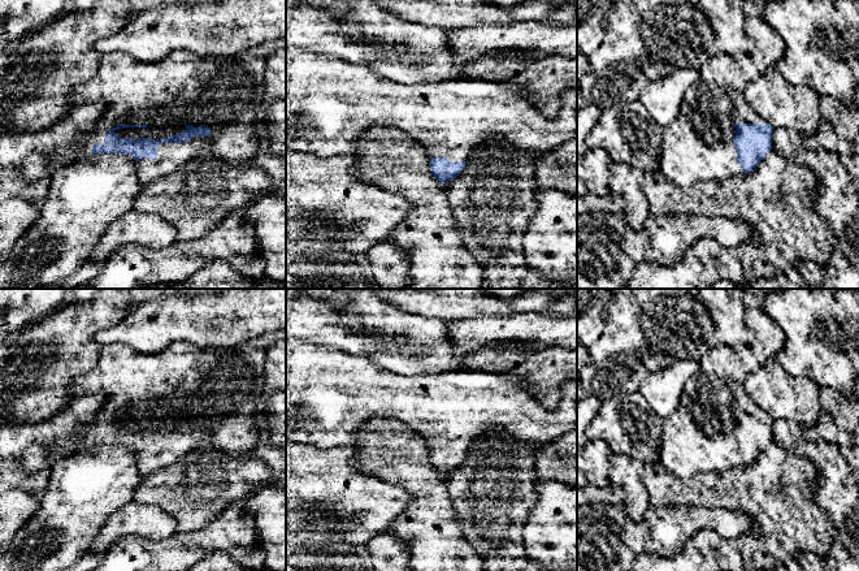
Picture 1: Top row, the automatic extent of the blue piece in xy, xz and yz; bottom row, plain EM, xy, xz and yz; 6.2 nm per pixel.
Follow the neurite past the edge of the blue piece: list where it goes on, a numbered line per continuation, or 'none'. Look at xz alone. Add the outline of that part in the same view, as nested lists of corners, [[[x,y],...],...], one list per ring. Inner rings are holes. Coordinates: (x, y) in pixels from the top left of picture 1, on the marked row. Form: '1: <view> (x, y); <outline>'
1: xz (330, 103); [[[286,47],[286,150],[313,153],[318,157],[351,155],[357,140],[373,125],[391,125],[417,140],[429,157],[447,157],[450,163],[467,161],[483,140],[500,138],[522,152],[548,152],[577,140],[577,90],[567,90],[554,118],[547,117],[520,87],[493,79],[442,79],[435,83],[398,83],[374,73],[363,64],[347,62],[329,53]]]

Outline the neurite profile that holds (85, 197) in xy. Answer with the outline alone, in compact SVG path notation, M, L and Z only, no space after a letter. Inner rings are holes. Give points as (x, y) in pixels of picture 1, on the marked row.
M90 155L56 169L38 220L0 264L0 289L40 289L69 278L107 228L134 208L140 190L130 155Z

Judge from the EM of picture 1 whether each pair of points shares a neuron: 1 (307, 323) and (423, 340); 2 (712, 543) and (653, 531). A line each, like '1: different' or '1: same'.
1: same
2: different

